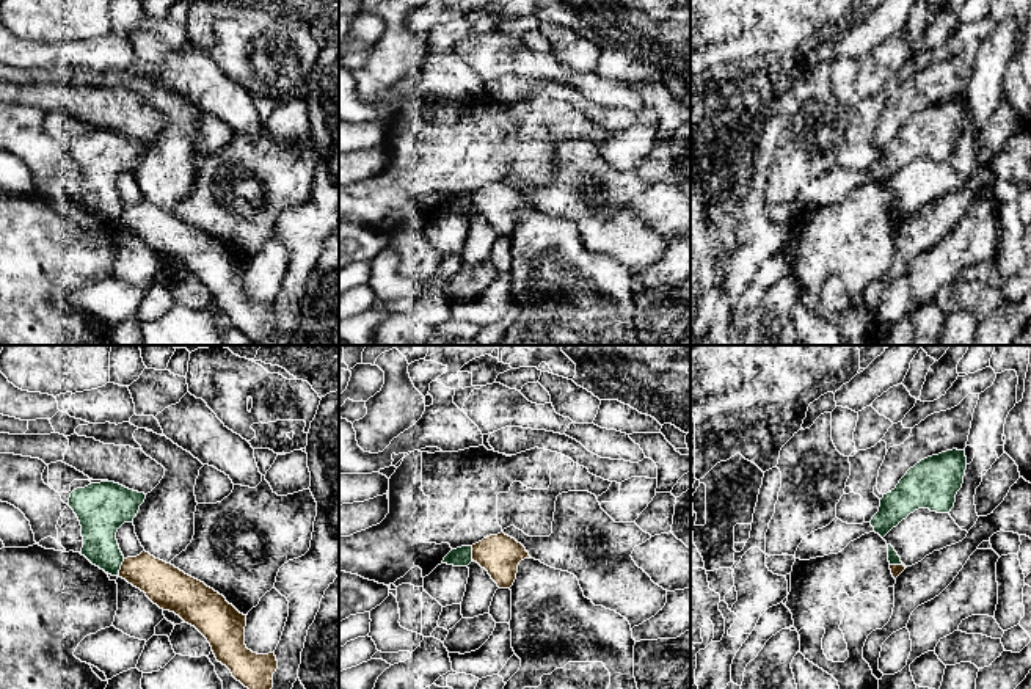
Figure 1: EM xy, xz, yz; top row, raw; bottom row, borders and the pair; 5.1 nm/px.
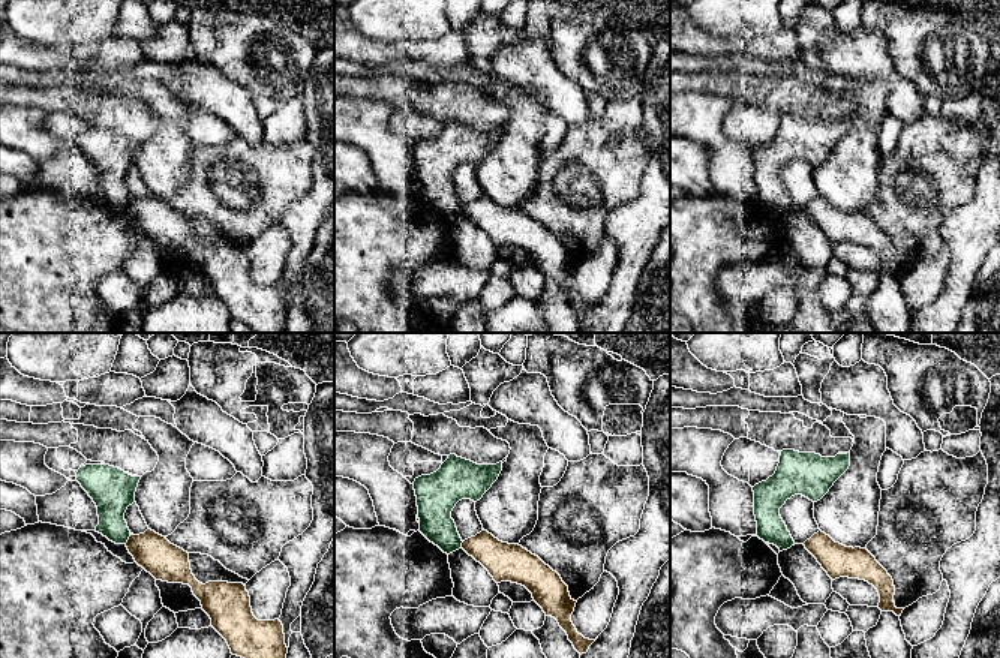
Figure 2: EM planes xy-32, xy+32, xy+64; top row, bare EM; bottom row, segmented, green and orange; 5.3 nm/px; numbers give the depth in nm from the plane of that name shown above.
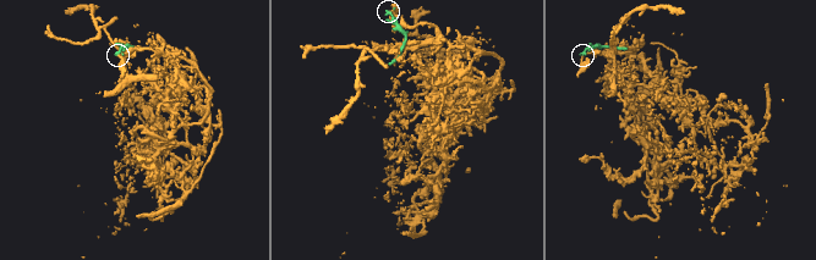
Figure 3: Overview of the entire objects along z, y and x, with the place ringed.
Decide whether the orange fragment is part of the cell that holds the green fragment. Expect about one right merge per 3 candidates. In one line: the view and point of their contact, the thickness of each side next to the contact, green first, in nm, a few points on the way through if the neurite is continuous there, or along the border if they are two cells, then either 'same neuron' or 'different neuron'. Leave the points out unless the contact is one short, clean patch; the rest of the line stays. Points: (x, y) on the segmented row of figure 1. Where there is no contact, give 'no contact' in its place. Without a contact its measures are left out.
meets green in xy at (120, 567); 190 nm thick on the green side, 220 nm on the other; border along xy (124, 559), (118, 575); different neuron

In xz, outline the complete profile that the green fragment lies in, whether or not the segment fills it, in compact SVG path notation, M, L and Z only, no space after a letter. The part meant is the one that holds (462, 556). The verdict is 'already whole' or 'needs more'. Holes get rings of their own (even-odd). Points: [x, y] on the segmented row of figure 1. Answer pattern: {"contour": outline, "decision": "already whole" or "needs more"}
{"contour": "M461 546L452 549L443 560L443 563L454 567L468 567L472 560L472 546Z", "decision": "already whole"}

